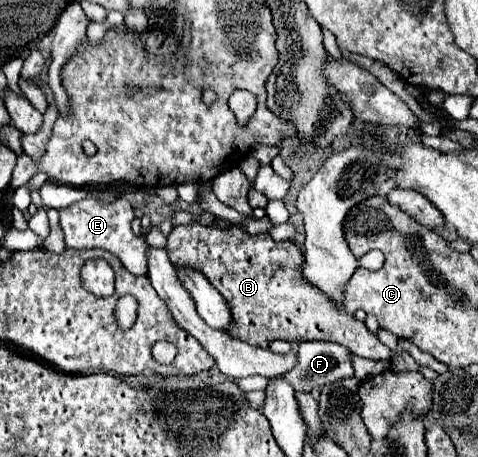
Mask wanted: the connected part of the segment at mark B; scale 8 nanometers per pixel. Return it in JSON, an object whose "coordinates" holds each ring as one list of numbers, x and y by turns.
{"coordinates":[[187,223,175,225,173,233,167,237,165,249,169,253,169,259,173,265,179,265,179,267,186,265,203,271,203,275,209,279,209,283,221,291,221,295,225,297,225,301,231,309,233,325,231,325,229,333,235,339,241,339,249,345,263,347,263,349,267,349,269,343,275,339,285,339,289,343,335,341,335,343,341,343,343,347,347,347,353,355,367,357,367,359,391,359,395,355,391,349,387,349,377,339,377,335,369,333,361,321,357,321,353,315,345,313,343,309,335,307,335,303,331,303,323,293,319,293,317,287,313,287,305,281,305,277,301,273,303,255,293,241,273,241,269,237,269,233,259,233,259,235,251,237,237,227,219,229,219,227,203,227,203,225]]}

